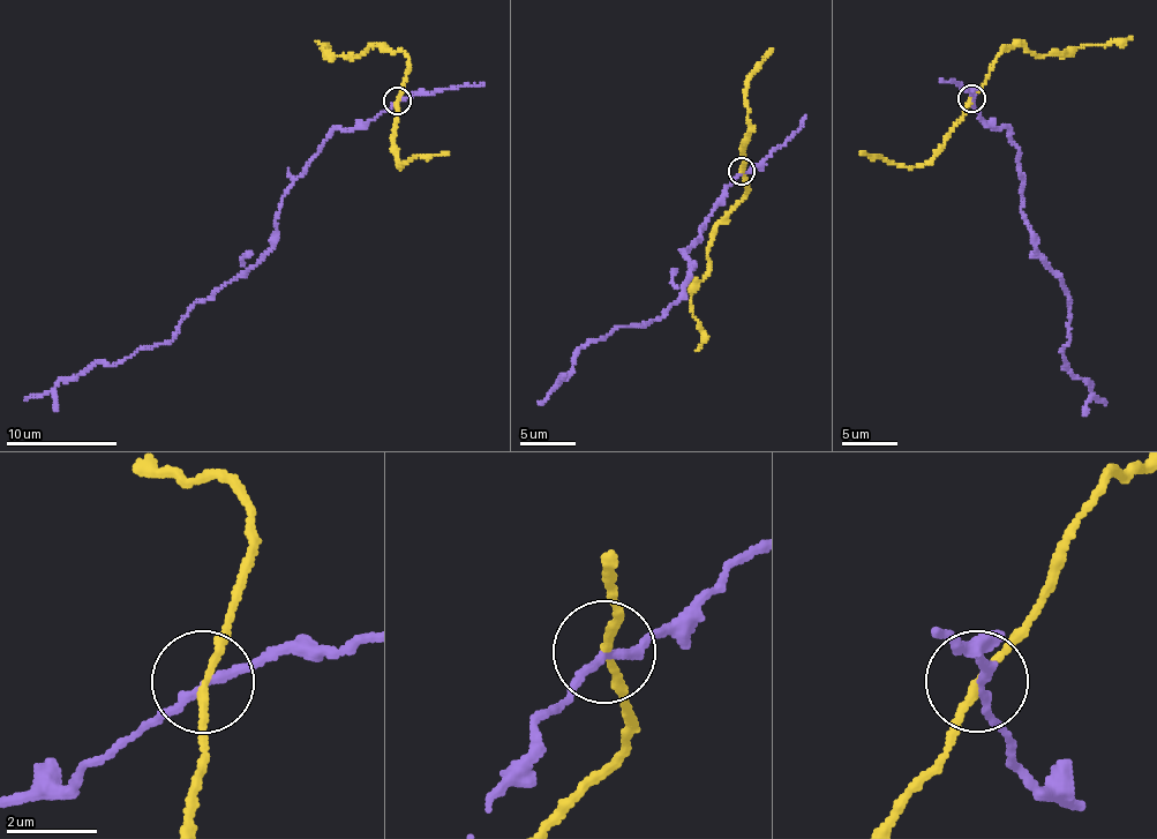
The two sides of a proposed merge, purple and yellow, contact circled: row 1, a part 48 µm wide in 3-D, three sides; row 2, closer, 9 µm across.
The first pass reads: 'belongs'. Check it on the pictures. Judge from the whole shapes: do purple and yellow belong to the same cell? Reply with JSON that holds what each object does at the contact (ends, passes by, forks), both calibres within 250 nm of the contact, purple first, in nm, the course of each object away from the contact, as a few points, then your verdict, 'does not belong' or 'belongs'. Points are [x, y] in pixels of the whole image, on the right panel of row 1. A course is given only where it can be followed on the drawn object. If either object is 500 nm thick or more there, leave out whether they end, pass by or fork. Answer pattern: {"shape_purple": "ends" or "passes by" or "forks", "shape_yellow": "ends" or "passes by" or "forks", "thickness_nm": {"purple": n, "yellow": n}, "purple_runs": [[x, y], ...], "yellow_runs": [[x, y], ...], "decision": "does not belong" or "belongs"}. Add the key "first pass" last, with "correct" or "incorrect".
{"shape_purple": "passes by", "shape_yellow": "passes by", "thickness_nm": {"purple": 160, "yellow": 150}, "purple_runs": [[971, 98], [1019, 150], [1024, 223], [1071, 300], [1066, 369], [1104, 405]], "yellow_runs": [[971, 98], [1005, 47], [1019, 43], [1037, 54], [1060, 55], [1076, 47], [1110, 45], [1131, 37]], "decision": "does not belong", "first pass": "incorrect"}

